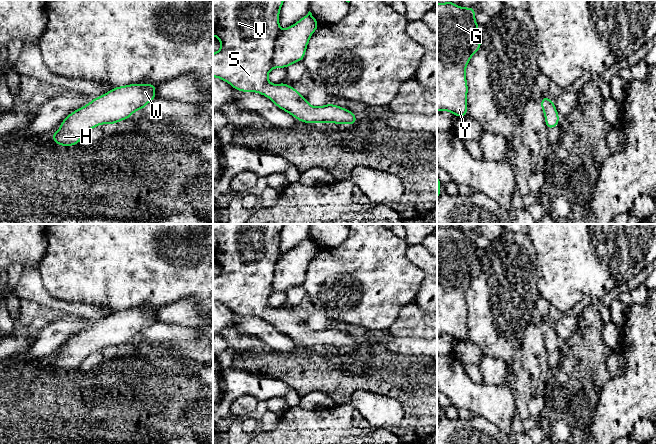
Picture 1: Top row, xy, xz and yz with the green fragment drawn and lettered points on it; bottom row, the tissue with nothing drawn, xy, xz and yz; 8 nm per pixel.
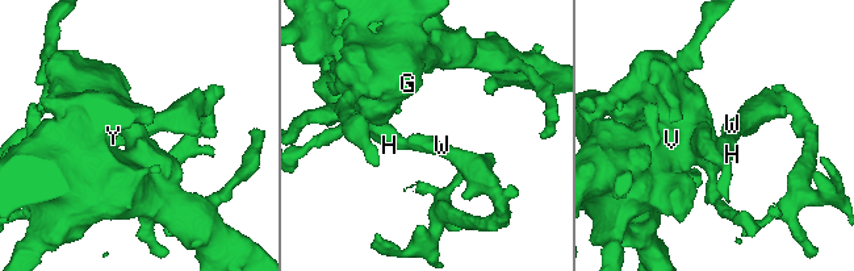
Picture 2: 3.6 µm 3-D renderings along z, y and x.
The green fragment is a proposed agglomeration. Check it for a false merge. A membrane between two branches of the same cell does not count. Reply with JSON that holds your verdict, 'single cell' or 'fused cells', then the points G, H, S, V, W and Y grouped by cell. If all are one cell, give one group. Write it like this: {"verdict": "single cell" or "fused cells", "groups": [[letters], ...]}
{"verdict": "single cell", "groups": [["G", "H", "S", "V", "W", "Y"]]}

